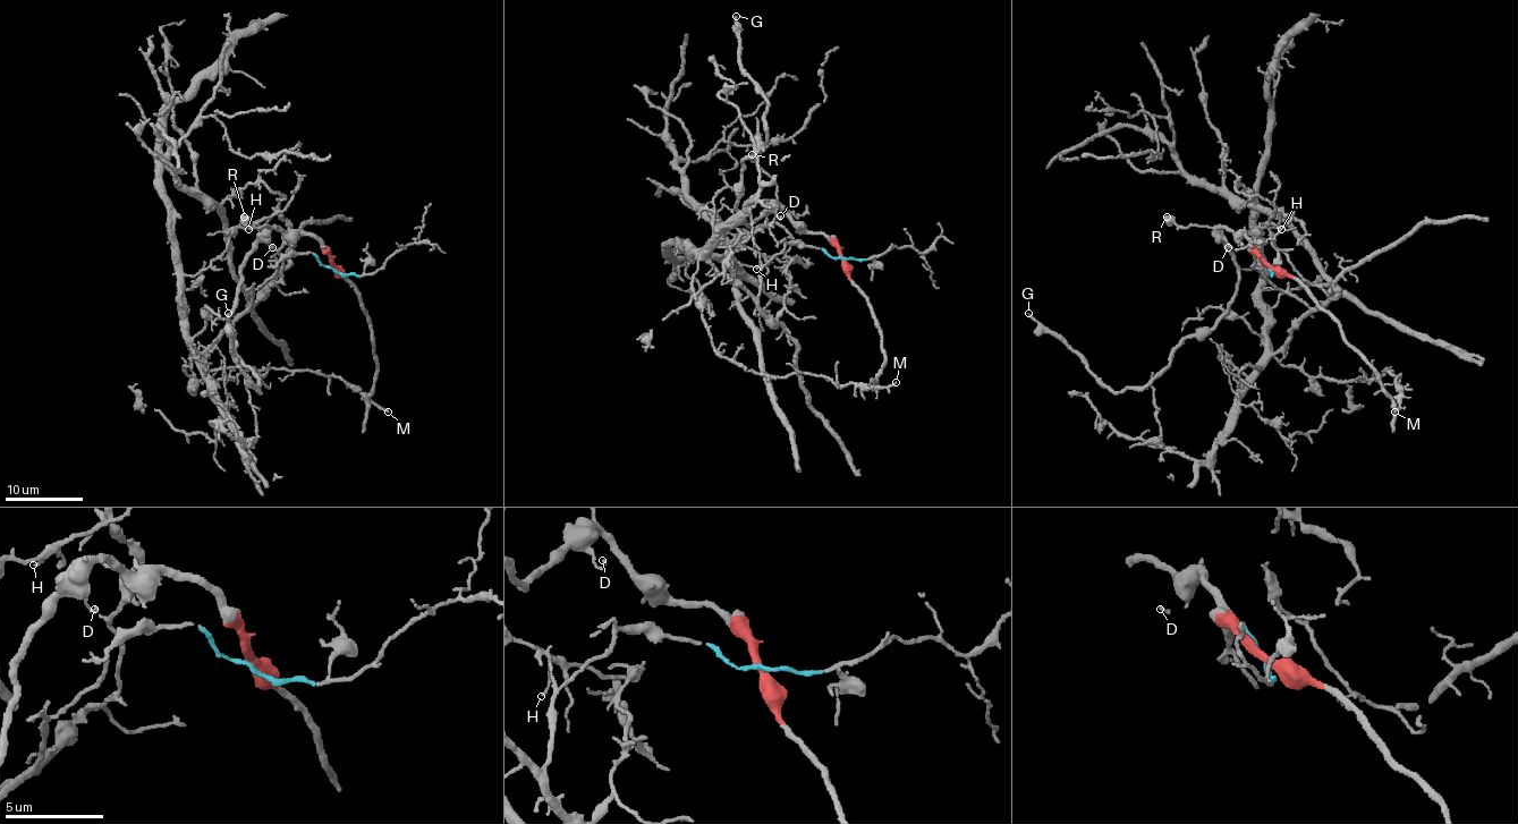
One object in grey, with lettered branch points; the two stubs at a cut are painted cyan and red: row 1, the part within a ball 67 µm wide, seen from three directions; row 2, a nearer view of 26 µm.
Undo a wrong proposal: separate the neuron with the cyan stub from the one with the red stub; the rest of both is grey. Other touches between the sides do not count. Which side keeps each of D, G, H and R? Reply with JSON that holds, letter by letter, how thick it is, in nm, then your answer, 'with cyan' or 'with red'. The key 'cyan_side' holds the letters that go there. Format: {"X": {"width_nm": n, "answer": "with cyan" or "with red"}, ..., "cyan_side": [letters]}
{"D": {"width_nm": 130, "answer": "with red"}, "G": {"width_nm": 180, "answer": "with red"}, "H": {"width_nm": 110, "answer": "with cyan"}, "R": {"width_nm": 700, "answer": "with red"}, "cyan_side": ["H"]}

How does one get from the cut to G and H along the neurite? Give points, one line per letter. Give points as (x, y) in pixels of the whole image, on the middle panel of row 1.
G: (840, 257), (779, 205), (749, 224), (738, 211), (741, 163), (760, 150), (768, 98), (740, 62), (736, 16)
H: (840, 257), (787, 244), (761, 269), (761, 285), (749, 296), (692, 248), (736, 238), (760, 254), (755, 269)

